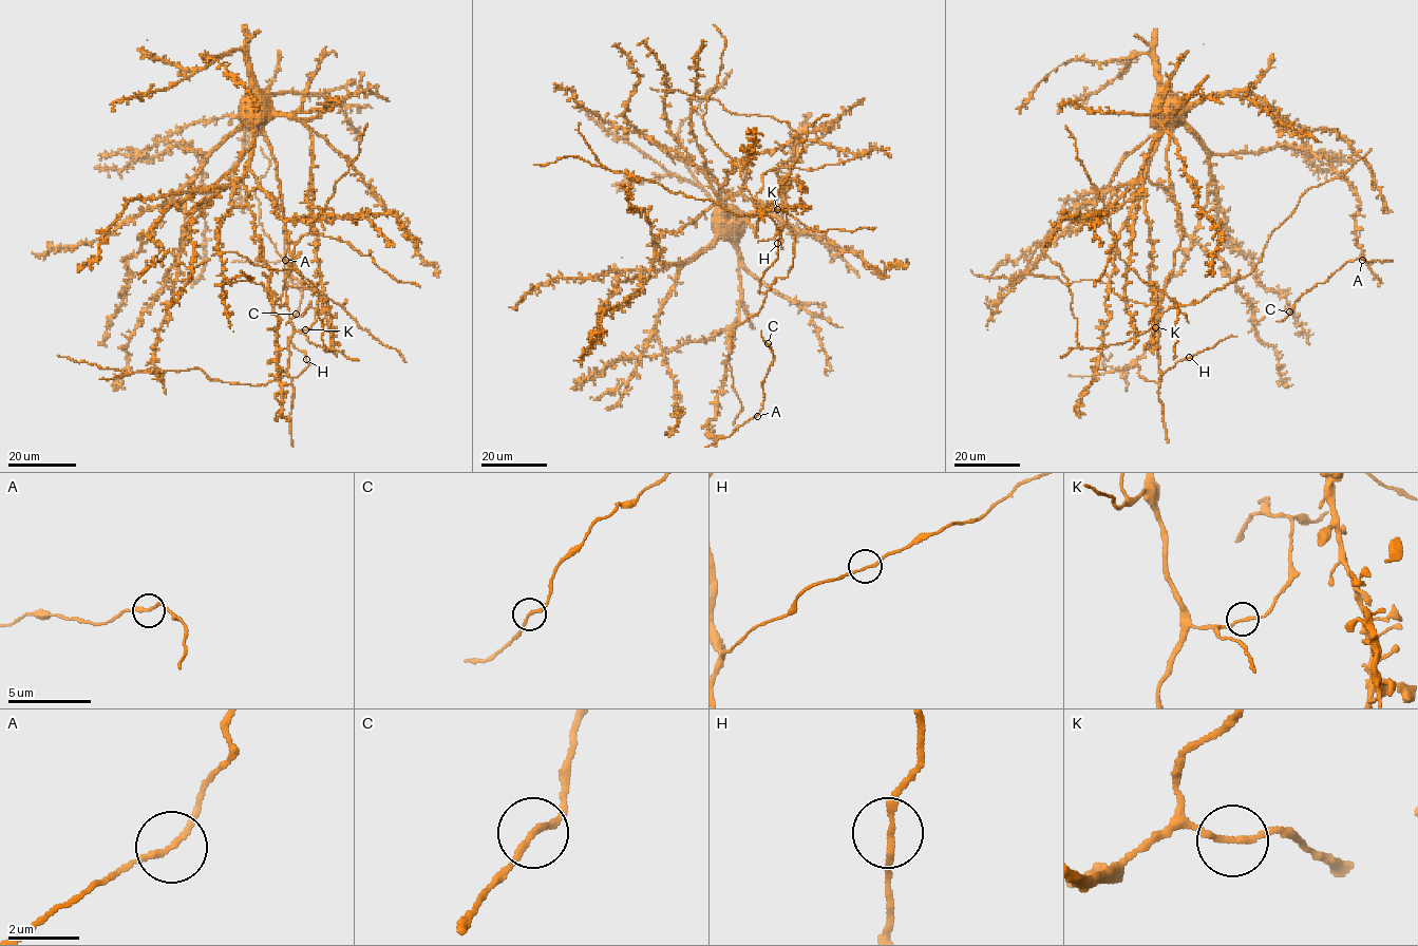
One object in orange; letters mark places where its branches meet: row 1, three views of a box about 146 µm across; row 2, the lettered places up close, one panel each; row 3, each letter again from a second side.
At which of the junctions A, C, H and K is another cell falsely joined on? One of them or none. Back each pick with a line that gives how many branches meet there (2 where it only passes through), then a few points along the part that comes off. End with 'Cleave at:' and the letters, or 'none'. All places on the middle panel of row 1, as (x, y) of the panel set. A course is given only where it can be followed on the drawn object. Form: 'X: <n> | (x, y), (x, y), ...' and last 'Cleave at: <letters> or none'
Cleave at: none

